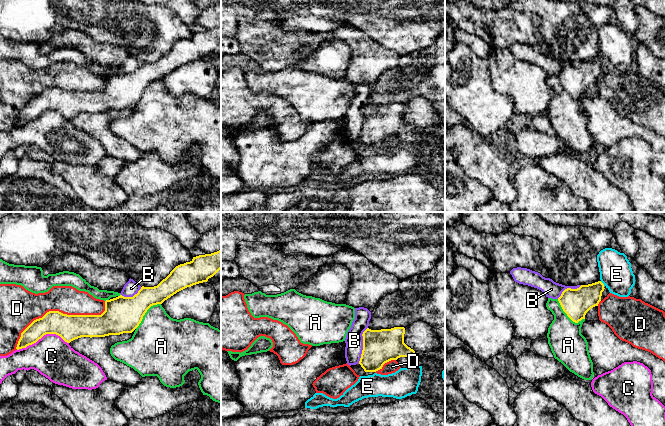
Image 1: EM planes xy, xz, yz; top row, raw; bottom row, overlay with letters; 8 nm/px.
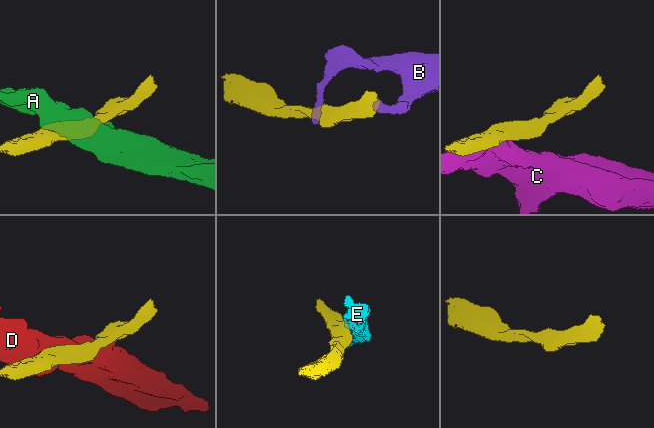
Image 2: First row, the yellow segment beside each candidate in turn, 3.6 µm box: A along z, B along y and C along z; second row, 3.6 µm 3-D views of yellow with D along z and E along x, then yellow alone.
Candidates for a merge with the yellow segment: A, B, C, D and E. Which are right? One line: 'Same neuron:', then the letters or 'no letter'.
Same neuron: no letter

